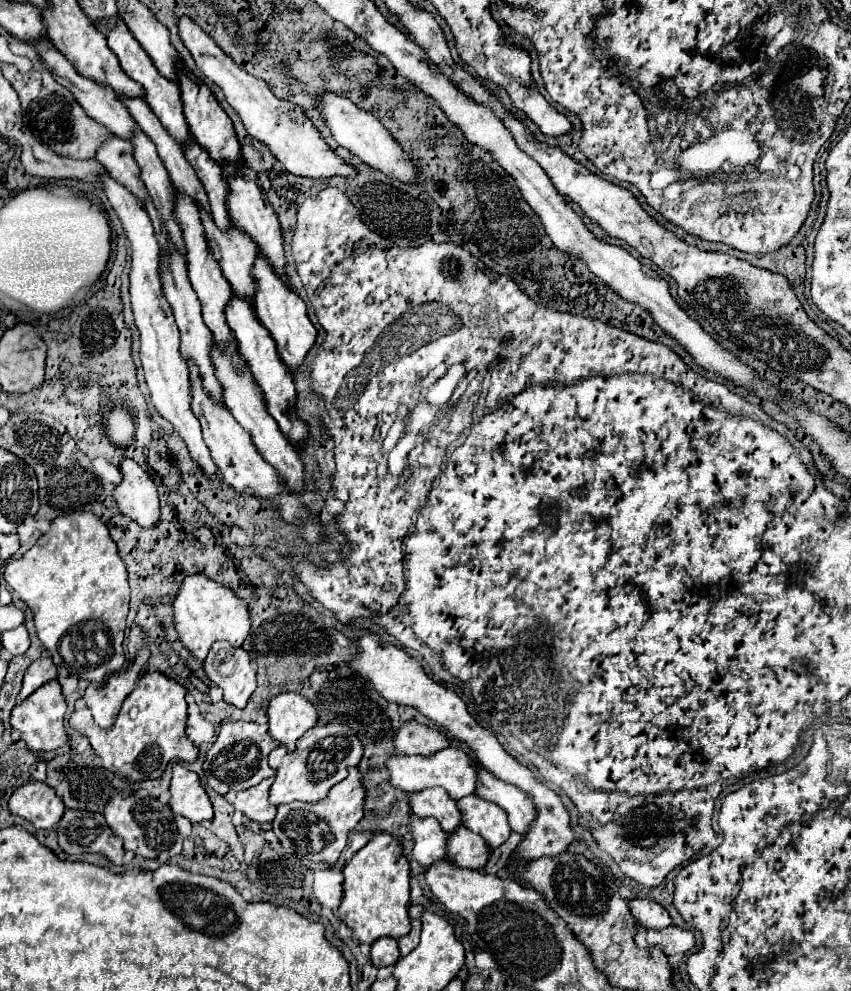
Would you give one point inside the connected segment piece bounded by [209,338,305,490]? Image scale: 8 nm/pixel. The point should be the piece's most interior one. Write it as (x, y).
(241, 394)

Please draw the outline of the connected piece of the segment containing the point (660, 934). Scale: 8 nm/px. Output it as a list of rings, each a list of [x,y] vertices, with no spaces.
[[[669,926],[663,930],[639,928],[635,934],[635,944],[639,948],[659,946],[667,956],[671,956],[677,952],[689,952],[695,946],[695,938],[689,930],[683,930],[677,926]]]

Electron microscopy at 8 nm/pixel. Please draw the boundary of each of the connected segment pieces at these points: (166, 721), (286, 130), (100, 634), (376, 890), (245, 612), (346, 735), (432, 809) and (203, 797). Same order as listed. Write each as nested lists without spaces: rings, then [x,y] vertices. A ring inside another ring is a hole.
[[[145,672],[137,688],[125,698],[115,724],[109,730],[103,730],[95,724],[91,712],[87,708],[75,710],[69,718],[69,724],[85,734],[95,750],[95,754],[103,760],[103,766],[117,774],[119,778],[127,778],[129,782],[159,778],[165,766],[171,760],[181,760],[181,740],[183,740],[183,762],[193,762],[199,754],[195,744],[185,734],[187,724],[187,702],[185,702],[185,688],[163,676],[161,672]]]
[[[189,16],[179,18],[177,22],[179,26],[179,36],[183,40],[183,44],[187,46],[187,50],[193,54],[197,68],[211,80],[215,82],[227,102],[235,108],[235,112],[239,114],[239,118],[243,120],[245,130],[261,140],[263,144],[269,146],[269,150],[273,152],[273,156],[295,176],[303,176],[303,178],[331,178],[331,176],[345,176],[345,178],[353,178],[357,174],[357,168],[349,162],[345,162],[343,158],[339,158],[323,140],[323,136],[319,134],[319,130],[315,128],[315,124],[307,118],[307,114],[303,112],[301,106],[287,102],[287,100],[279,100],[273,96],[273,92],[269,90],[269,86],[255,78],[249,76],[243,68],[239,68],[217,44],[215,40],[205,34]]]
[[[67,514],[55,518],[49,532],[43,534],[29,552],[7,564],[5,580],[33,610],[39,640],[53,654],[59,670],[67,670],[69,674],[75,672],[77,676],[99,684],[109,672],[119,672],[123,668],[123,636],[129,612],[127,568],[117,552],[117,544],[111,540],[109,528],[95,514]],[[63,638],[71,642],[71,650],[77,654],[75,658],[87,658],[87,664],[59,664],[59,644]]]
[[[387,832],[375,834],[345,866],[345,892],[339,906],[339,918],[355,932],[359,942],[373,944],[383,936],[401,938],[411,930],[407,916],[409,872],[409,860],[403,856],[401,842]]]
[[[187,576],[175,598],[175,628],[183,646],[197,658],[205,660],[209,648],[217,640],[227,640],[239,648],[251,630],[249,606],[227,586],[209,580],[207,576]]]
[[[329,722],[311,728],[297,744],[293,752],[287,752],[285,746],[275,748],[269,754],[269,764],[277,770],[275,782],[271,786],[271,804],[283,804],[291,800],[317,802],[329,794],[329,790],[347,776],[347,768],[357,766],[363,758],[363,744],[357,734],[349,732],[349,726]]]
[[[427,788],[423,792],[411,794],[411,810],[419,818],[439,820],[445,832],[455,832],[461,826],[461,812],[457,802],[447,796],[443,788]]]
[[[173,764],[173,780],[169,790],[171,790],[169,806],[175,814],[181,814],[191,822],[203,822],[213,818],[211,800],[195,772],[183,768],[181,764]]]

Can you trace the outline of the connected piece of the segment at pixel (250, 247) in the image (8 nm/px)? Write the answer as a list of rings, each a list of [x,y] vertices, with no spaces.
[[[199,204],[201,222],[205,226],[205,236],[211,246],[213,256],[219,260],[219,266],[223,270],[223,276],[229,280],[231,288],[239,292],[239,296],[245,296],[253,300],[255,294],[255,280],[251,280],[251,264],[257,256],[257,244],[241,232],[233,222],[227,228],[227,232],[219,230],[207,210],[203,210]]]

